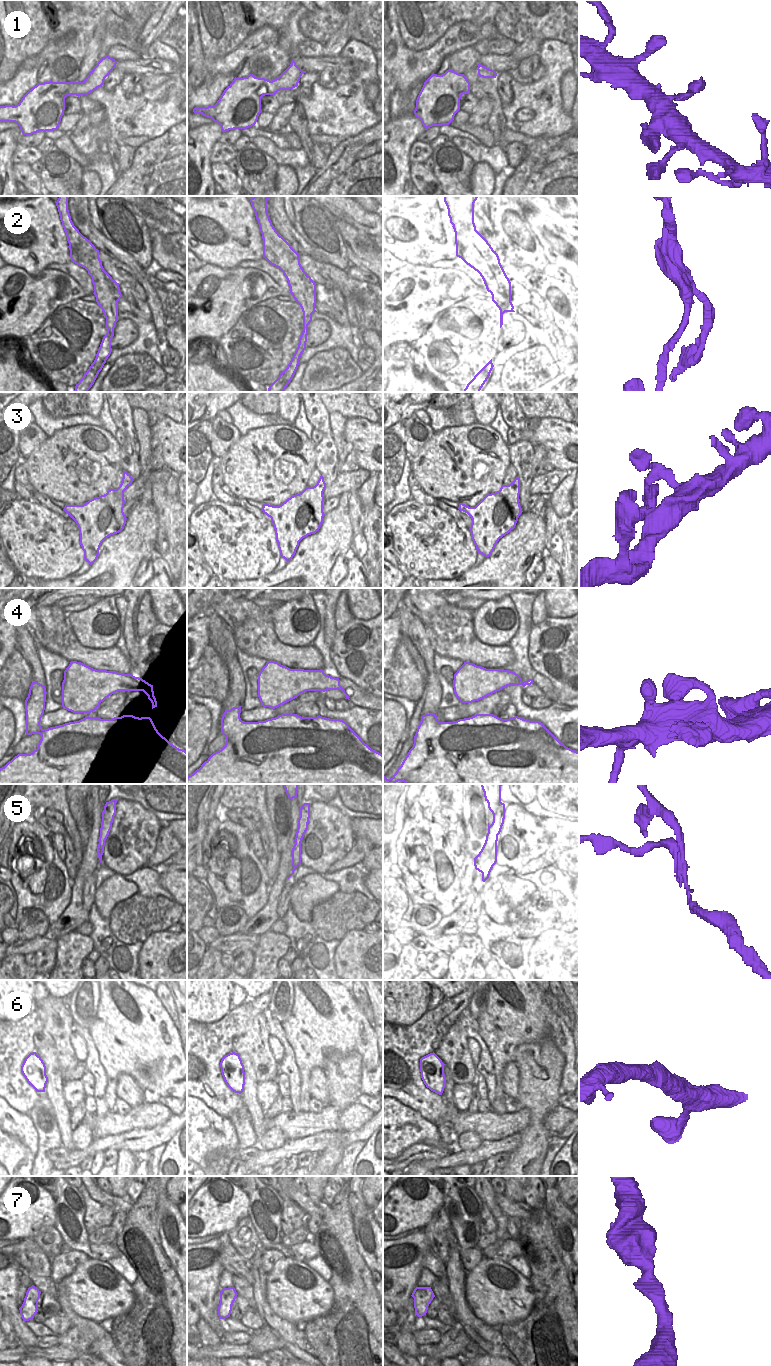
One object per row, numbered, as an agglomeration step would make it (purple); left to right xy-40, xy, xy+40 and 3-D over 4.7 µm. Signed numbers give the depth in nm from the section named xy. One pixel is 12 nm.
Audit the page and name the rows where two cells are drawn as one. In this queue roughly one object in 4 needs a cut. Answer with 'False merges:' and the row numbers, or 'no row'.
False merges: 2, 5

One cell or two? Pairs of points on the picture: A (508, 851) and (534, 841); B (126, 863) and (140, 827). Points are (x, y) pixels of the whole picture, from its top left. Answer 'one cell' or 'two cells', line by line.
A: one cell
B: one cell

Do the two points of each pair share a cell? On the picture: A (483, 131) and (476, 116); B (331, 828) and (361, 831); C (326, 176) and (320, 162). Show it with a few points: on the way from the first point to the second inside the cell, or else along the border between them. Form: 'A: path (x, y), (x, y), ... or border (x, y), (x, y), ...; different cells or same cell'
A: border (467, 122), (473, 125), (485, 126); different cells
B: border (351, 818), (351, 828), (354, 835); different cells
C: border (332, 148), (326, 163), (322, 167); different cells

